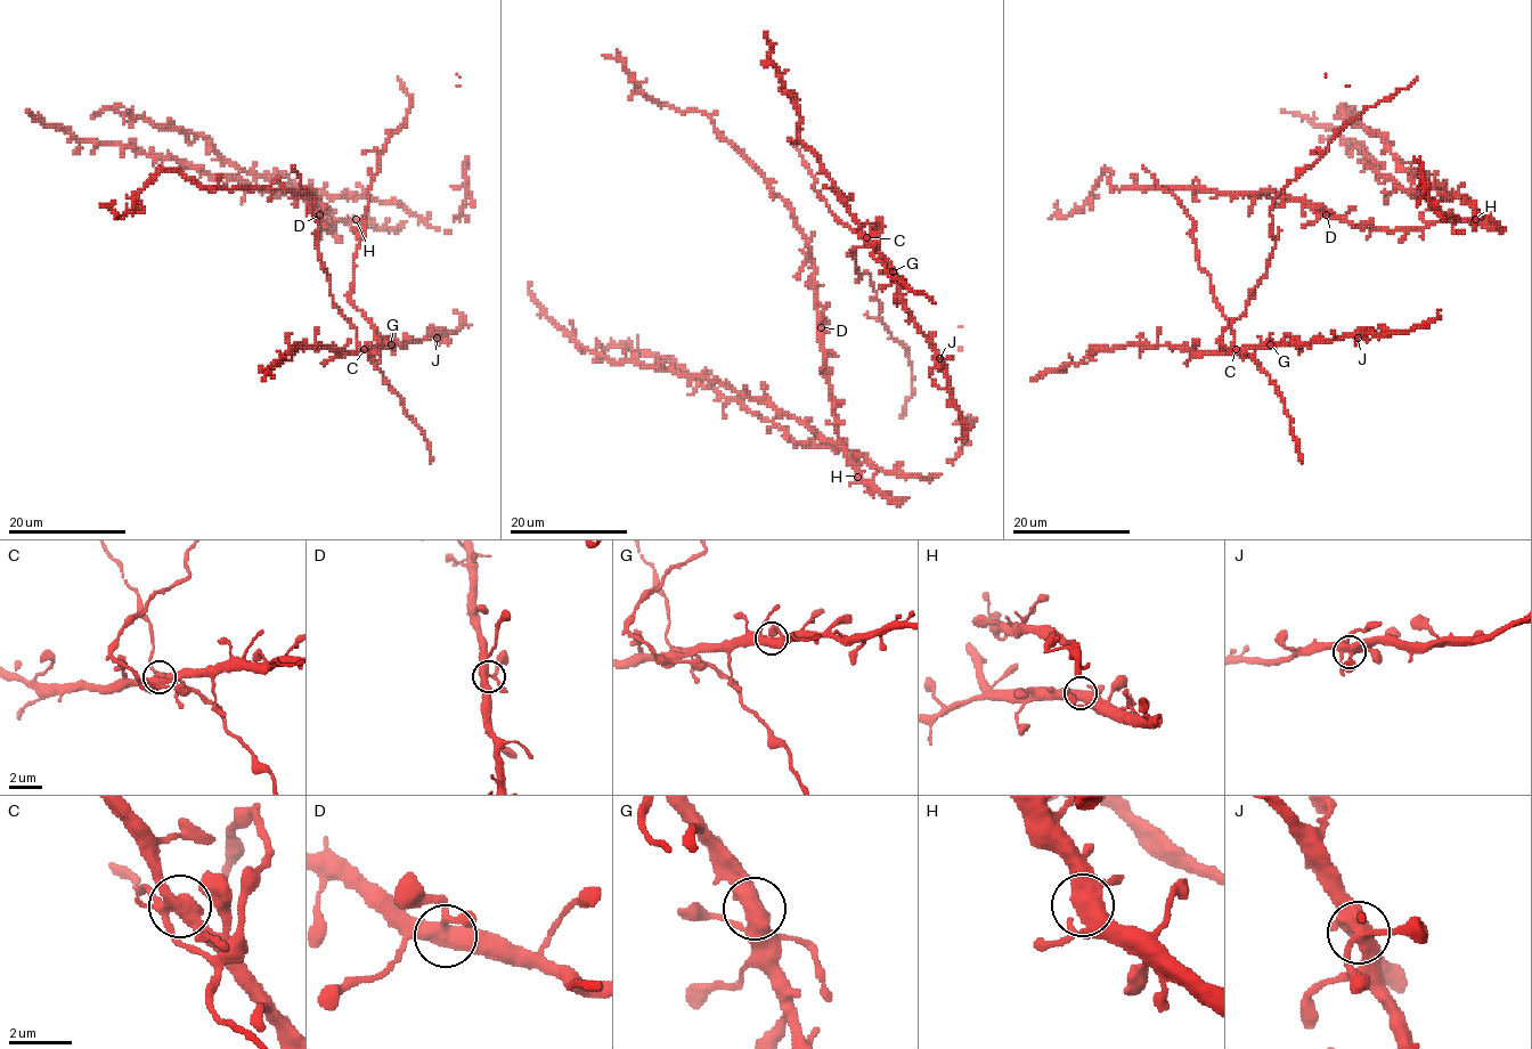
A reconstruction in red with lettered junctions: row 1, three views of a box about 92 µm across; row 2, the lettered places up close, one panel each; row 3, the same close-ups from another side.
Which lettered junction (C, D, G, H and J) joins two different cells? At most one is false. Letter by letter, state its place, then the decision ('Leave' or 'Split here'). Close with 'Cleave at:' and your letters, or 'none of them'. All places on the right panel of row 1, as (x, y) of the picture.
C: Place: (1236, 349). Leave
D: Place: (1326, 214). Leave
G: Place: (1270, 344). Leave
H: Place: (1475, 219). Leave
J: Place: (1358, 338). Leave
Cleave at: none of them

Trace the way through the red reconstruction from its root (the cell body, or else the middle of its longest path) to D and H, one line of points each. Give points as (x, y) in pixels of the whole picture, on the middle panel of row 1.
D: (781, 198), (806, 242), (821, 327)
H: (781, 198), (806, 242), (814, 269), (815, 309), (820, 342), (825, 354), (834, 427), (839, 445), (857, 477)

